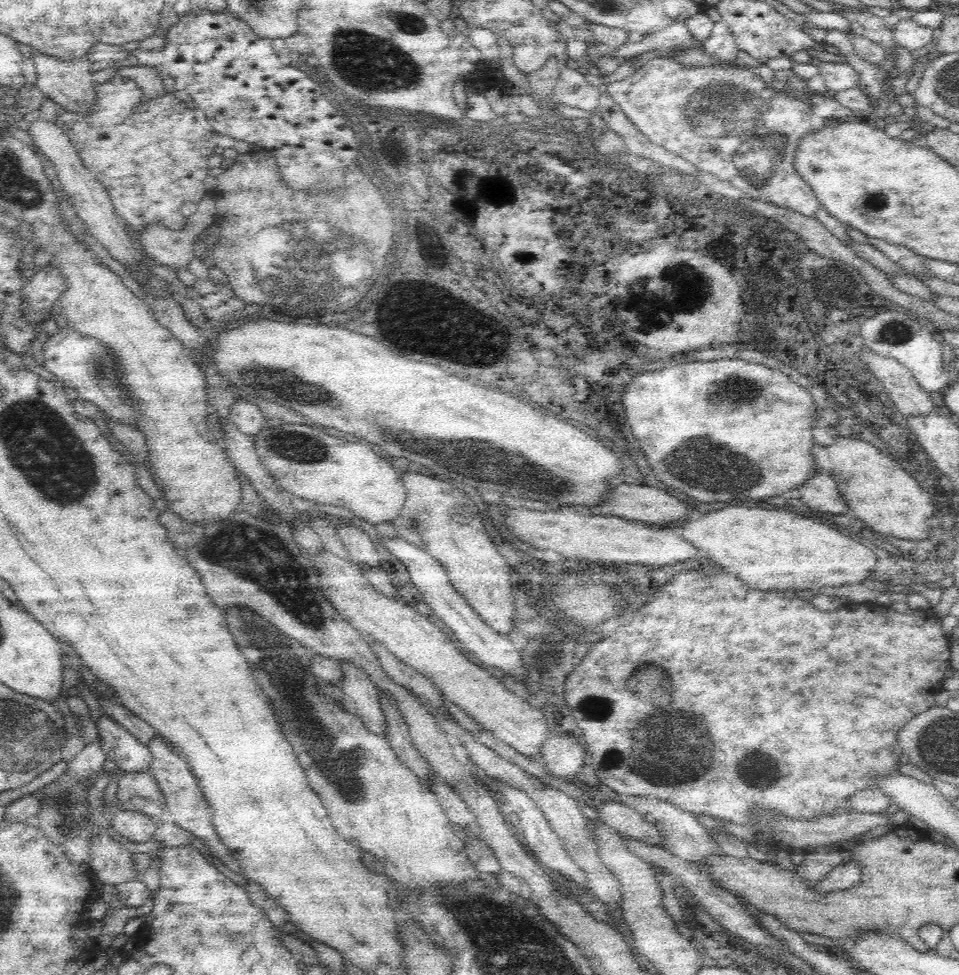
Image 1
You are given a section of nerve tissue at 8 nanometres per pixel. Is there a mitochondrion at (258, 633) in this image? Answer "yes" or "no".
yes

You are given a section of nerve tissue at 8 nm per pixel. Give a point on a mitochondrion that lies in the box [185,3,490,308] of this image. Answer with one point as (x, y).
(369, 63)

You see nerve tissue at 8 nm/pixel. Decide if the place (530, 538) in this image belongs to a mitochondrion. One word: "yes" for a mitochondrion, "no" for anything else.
no

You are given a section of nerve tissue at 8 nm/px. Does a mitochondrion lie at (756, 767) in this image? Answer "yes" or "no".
yes

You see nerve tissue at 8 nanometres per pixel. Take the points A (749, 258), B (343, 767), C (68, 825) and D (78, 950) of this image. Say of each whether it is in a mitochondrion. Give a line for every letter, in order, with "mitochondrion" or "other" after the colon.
A: mitochondrion
B: mitochondrion
C: mitochondrion
D: other

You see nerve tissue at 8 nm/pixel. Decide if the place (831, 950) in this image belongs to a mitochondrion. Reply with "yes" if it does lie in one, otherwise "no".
no

